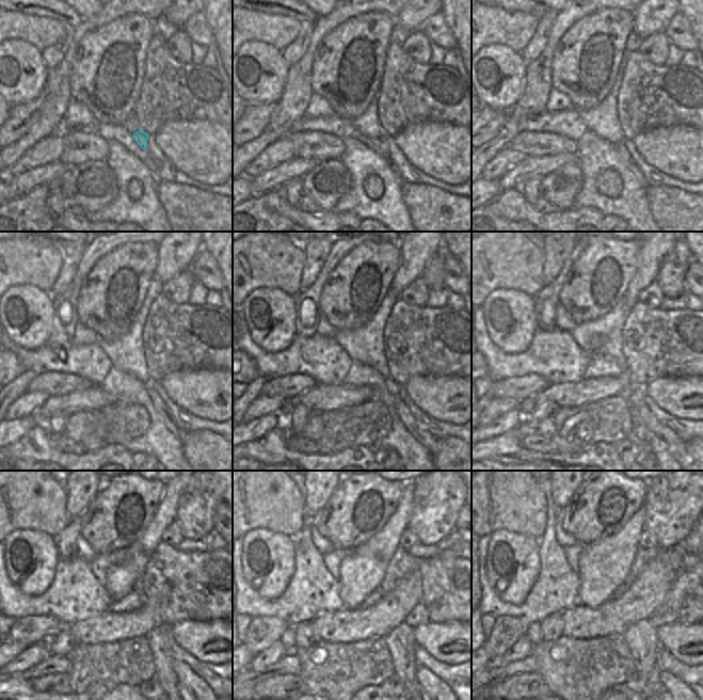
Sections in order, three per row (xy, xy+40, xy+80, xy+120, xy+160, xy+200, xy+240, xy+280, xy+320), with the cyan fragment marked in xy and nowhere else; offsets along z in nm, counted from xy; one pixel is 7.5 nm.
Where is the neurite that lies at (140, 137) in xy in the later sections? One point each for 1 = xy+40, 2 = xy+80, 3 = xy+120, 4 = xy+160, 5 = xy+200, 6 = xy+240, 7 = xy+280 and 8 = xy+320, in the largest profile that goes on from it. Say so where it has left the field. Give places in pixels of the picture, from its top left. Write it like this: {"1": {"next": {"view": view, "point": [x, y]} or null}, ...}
{"1": {"next": {"view": "xy+40", "point": [382, 141]}}, "2": {"next": {"view": "xy+80", "point": [622, 149]}}, "3": {"next": {"view": "xy+120", "point": [160, 407]}}, "4": {"next": {"view": "xy+160", "point": [429, 441]}}, "5": {"next": {"view": "xy+200", "point": [676, 447]}}, "6": {"next": {"view": "xy+240", "point": [197, 687]}}, "7": {"next": {"view": "xy+280", "point": [435, 687]}}, "8": {"next": {"view": "xy+320", "point": [674, 686]}}}

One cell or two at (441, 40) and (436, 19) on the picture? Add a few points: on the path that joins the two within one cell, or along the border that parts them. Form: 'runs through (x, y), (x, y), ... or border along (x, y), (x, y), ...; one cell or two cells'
runs through (440, 34), (436, 25); one cell

